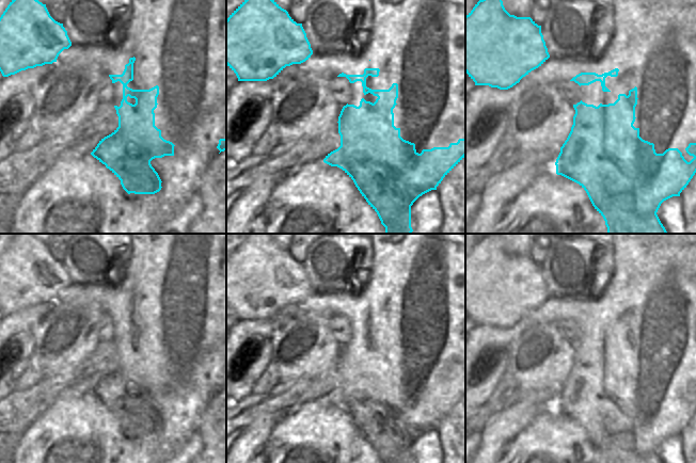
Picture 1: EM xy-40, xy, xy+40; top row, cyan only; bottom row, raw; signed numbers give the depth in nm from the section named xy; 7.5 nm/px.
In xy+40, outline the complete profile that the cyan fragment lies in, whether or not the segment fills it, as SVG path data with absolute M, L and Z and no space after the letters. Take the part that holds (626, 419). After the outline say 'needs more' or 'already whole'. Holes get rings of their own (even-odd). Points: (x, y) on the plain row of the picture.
M490 234L479 239L465 255L465 312L475 321L475 325L465 335L465 388L476 384L496 363L499 355L504 350L509 350L511 345L527 329L564 318L574 320L582 328L582 339L573 344L575 349L573 364L556 398L556 413L579 422L586 430L592 445L603 456L605 463L662 463L657 453L661 443L673 435L680 435L680 432L686 427L696 412L696 382L690 382L685 387L686 392L694 396L690 401L684 398L679 387L668 387L663 393L658 393L654 383L643 379L642 369L635 366L635 346L639 339L643 348L647 348L654 353L653 361L662 361L665 364L664 378L675 378L677 376L687 378L692 371L696 371L696 245L690 243L686 236L687 234L613 234L614 272L607 287L594 299L551 297L541 272L541 265L538 265L531 256L510 254L505 249L499 234Z; needs more

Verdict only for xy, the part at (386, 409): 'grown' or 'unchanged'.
grown

